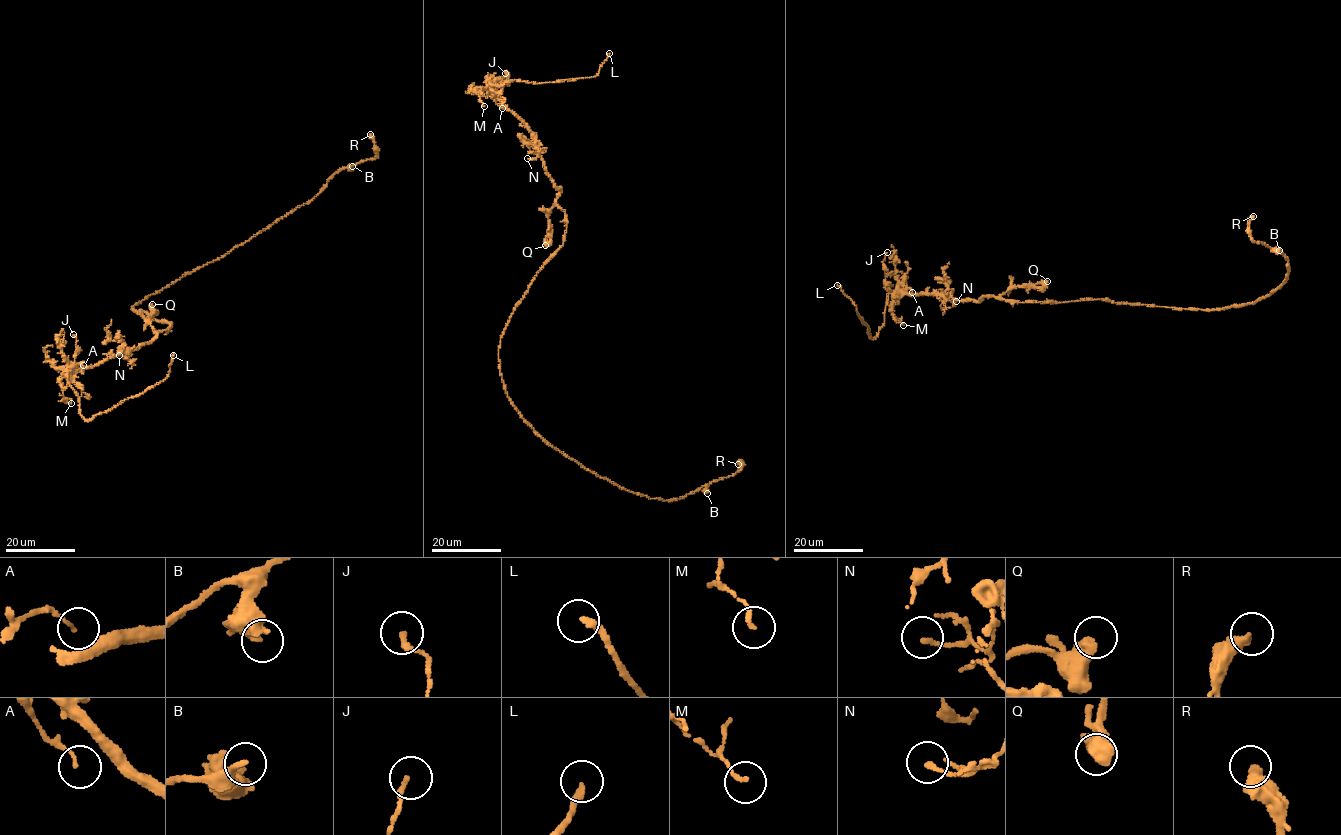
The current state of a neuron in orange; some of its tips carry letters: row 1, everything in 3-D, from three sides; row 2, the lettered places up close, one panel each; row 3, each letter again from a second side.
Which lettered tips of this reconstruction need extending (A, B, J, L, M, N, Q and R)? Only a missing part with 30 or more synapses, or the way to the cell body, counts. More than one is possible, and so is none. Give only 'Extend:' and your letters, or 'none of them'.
Extend: L

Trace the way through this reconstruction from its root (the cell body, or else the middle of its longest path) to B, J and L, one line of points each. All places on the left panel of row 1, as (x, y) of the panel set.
B: (145, 312), (138, 313), (132, 307), (184, 275), (219, 259), (307, 203), (336, 173), (352, 166)
J: (145, 312), (171, 326), (155, 331), (149, 342), (67, 374), (77, 352), (73, 334)
L: (145, 312), (171, 326), (155, 331), (149, 342), (67, 375), (81, 415), (91, 419), (159, 383), (173, 355)

